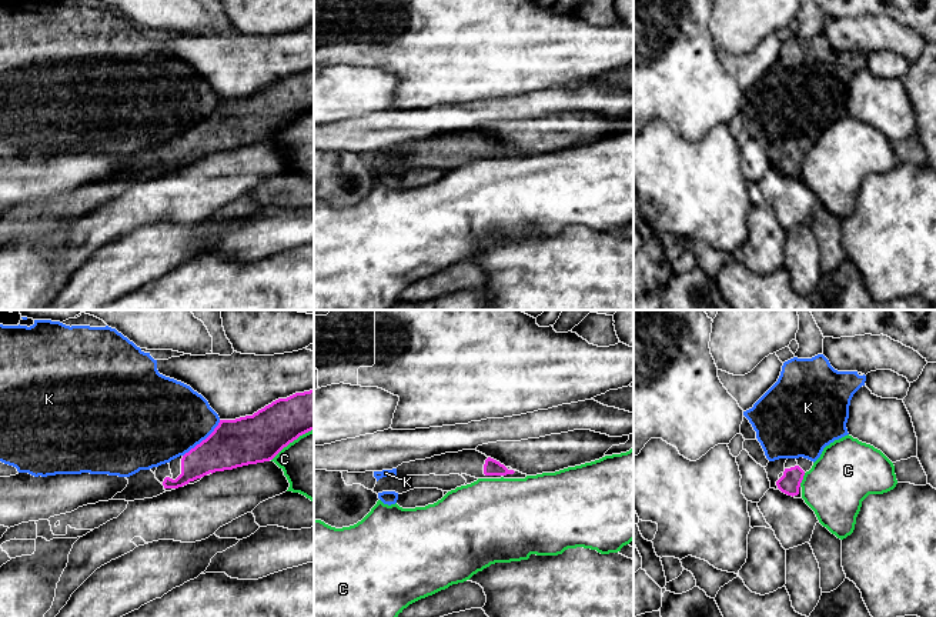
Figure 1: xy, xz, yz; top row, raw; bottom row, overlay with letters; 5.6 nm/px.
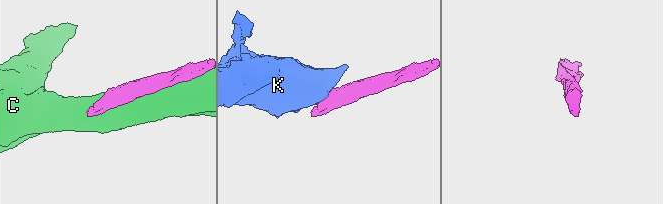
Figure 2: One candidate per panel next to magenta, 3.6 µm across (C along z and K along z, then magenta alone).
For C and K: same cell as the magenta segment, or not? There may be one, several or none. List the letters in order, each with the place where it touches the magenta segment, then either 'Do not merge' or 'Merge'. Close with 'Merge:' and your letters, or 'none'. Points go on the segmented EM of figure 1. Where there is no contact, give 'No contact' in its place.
C: Touches magenta at yz (802, 479). Do not merge
K: Touches magenta at xy (203, 440). Do not merge
Merge: none

